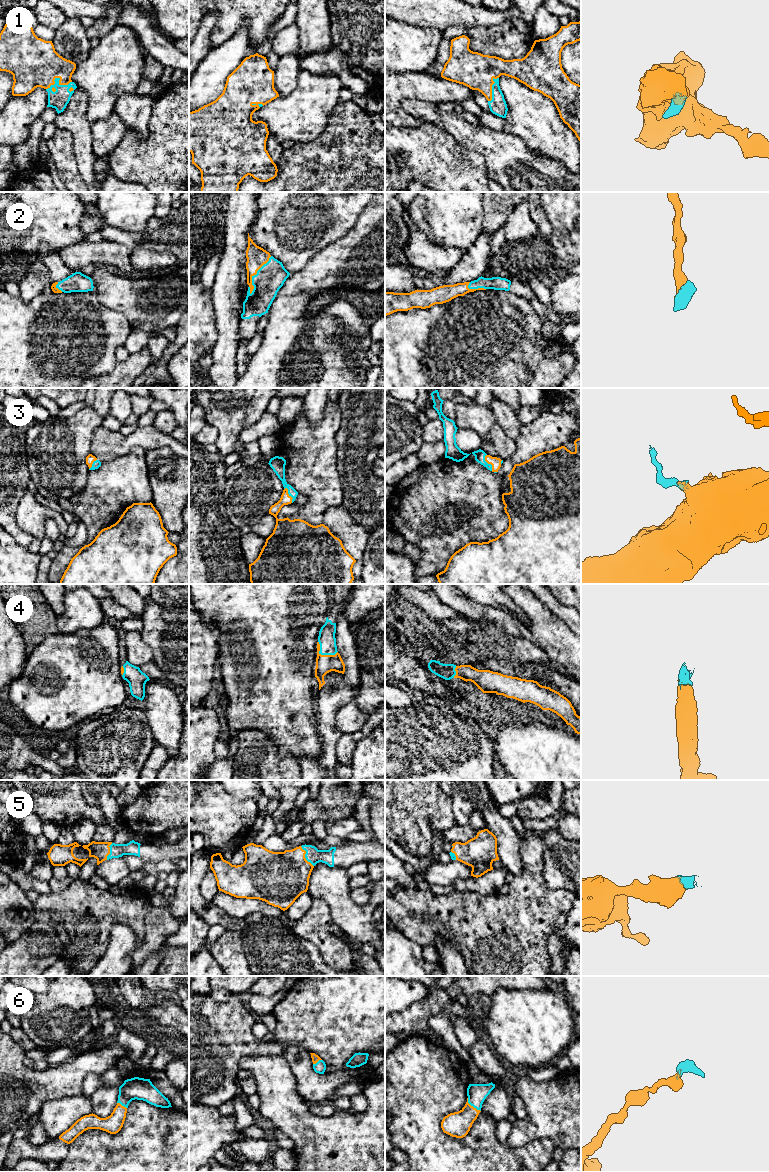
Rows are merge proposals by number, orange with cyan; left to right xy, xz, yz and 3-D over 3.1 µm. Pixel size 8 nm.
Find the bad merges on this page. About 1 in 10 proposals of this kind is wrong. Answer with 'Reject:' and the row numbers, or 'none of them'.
Reject: none of them

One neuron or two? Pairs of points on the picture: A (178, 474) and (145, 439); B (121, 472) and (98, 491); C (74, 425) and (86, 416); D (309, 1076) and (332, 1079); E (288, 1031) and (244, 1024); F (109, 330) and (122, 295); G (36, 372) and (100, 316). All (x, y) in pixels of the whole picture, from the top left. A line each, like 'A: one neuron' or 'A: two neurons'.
A: two neurons
B: one neuron
C: one neuron
D: one neuron
E: two neurons
F: two neurons
G: one neuron

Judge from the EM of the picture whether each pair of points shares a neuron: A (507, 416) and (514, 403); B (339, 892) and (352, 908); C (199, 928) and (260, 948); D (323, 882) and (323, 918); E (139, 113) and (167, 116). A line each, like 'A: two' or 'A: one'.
A: two
B: one
C: two
D: two
E: two

